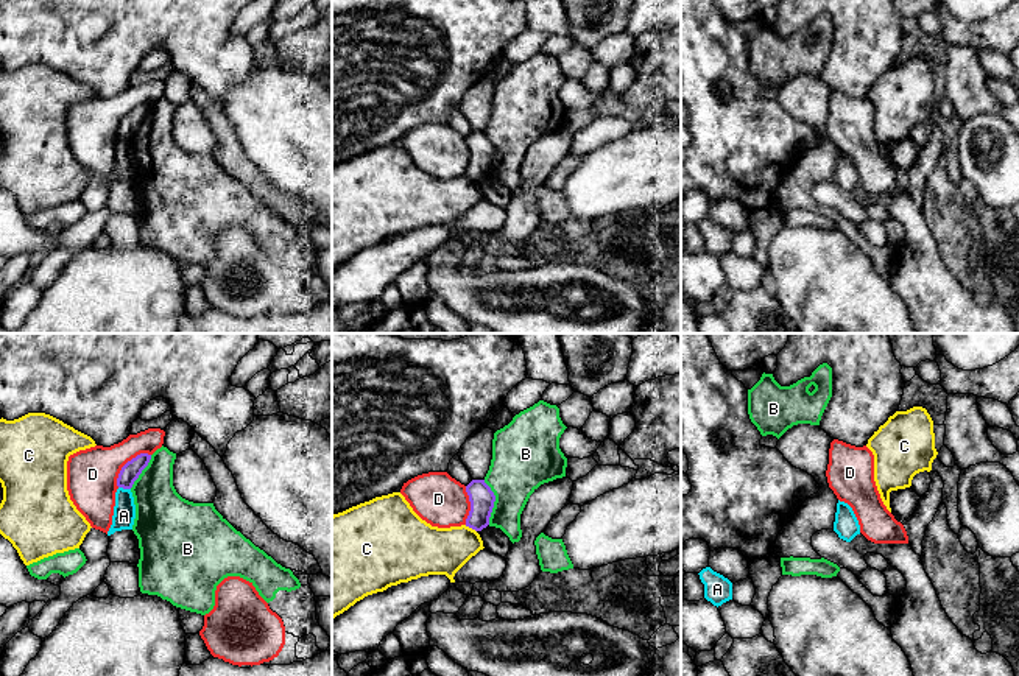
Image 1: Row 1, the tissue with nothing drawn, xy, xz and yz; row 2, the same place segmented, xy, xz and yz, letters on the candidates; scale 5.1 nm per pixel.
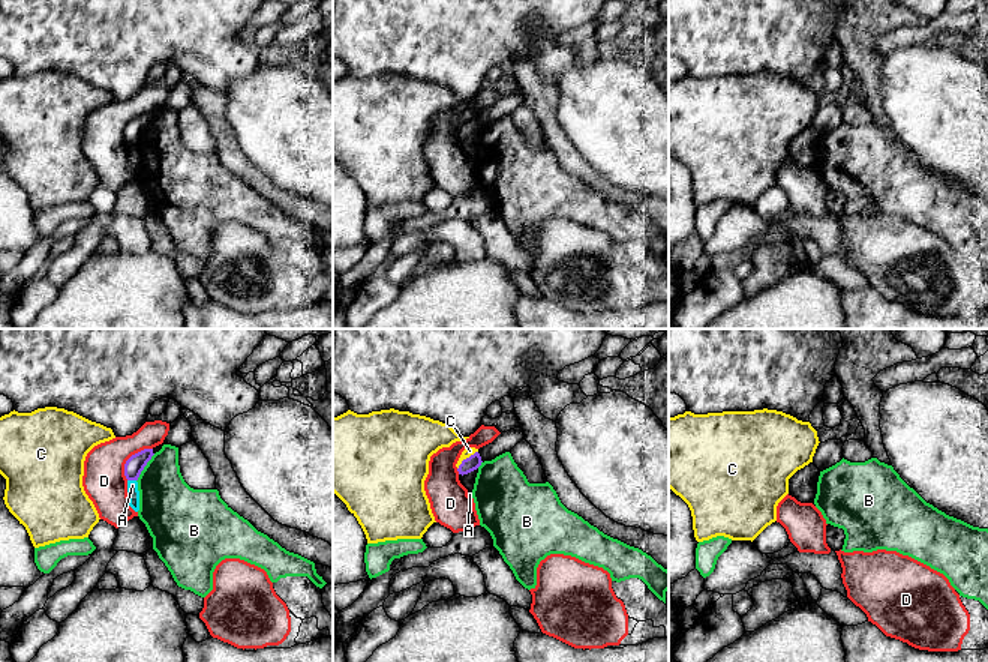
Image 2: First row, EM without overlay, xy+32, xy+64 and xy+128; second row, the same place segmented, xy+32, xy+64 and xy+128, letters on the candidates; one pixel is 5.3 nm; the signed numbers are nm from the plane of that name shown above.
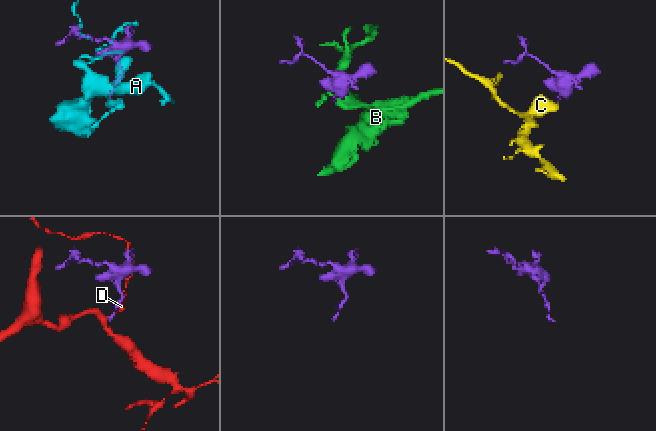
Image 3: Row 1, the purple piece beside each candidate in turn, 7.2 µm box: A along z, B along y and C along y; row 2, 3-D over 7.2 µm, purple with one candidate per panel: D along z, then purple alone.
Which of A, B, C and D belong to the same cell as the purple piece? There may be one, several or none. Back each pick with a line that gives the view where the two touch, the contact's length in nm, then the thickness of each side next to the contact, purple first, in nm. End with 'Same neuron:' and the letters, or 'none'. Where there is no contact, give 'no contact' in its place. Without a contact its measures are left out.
Same neuron: none

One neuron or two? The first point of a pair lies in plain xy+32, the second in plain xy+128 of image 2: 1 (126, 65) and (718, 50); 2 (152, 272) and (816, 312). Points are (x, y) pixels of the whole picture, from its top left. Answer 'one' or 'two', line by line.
1: one
2: one

